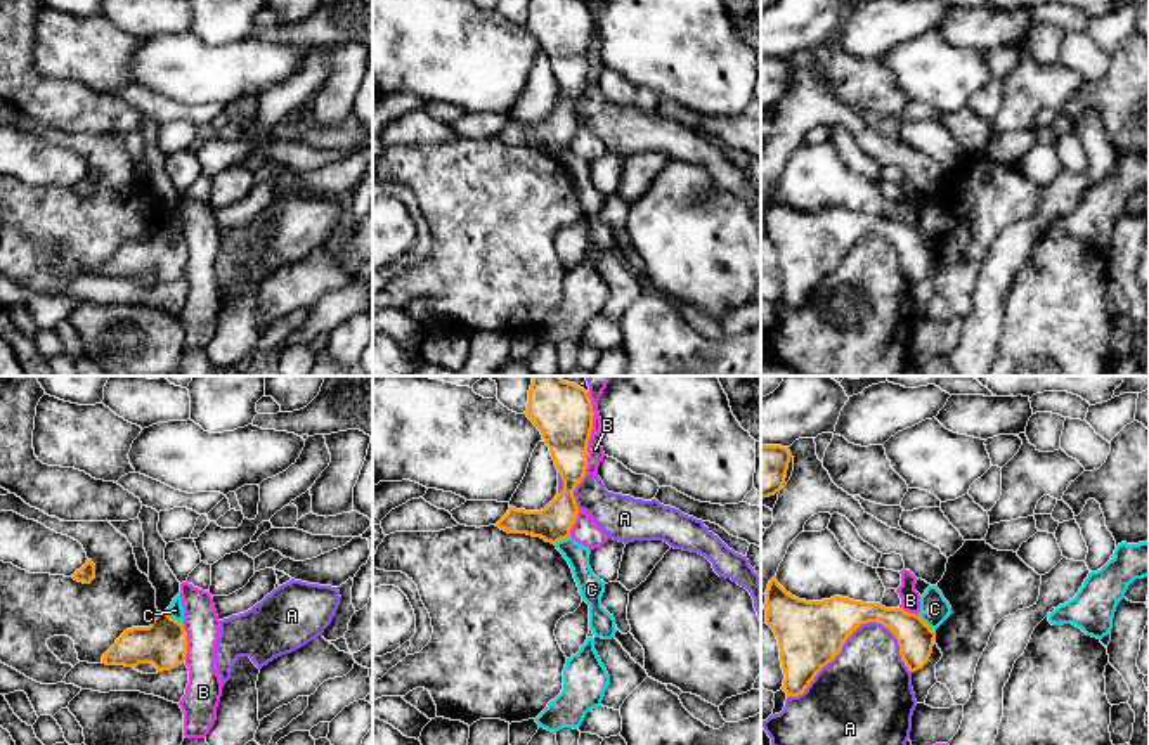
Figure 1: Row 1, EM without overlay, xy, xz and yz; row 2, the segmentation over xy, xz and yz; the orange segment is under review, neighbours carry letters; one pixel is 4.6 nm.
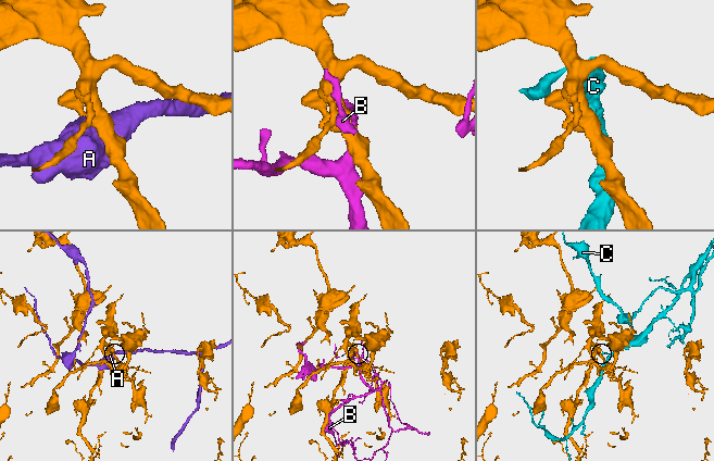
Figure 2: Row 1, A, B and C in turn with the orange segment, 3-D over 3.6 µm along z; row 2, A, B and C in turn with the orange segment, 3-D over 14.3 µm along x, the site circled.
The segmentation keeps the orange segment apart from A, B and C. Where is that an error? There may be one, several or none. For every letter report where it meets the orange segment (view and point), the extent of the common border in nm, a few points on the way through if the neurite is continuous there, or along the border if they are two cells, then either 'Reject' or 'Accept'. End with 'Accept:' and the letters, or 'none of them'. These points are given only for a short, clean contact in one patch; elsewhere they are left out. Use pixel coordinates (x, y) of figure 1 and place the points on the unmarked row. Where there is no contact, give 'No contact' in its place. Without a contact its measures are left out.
A: Touches orange at yz (853, 243). Shared border 600 nm. Reject
B: Touches orange at xz (590, 45). Shared border 380 nm. Accept
C: Touches orange at xy (174, 231). Shared border 110 nm. Boundary: xy (165, 222), (182, 236). Reject
Accept: B

